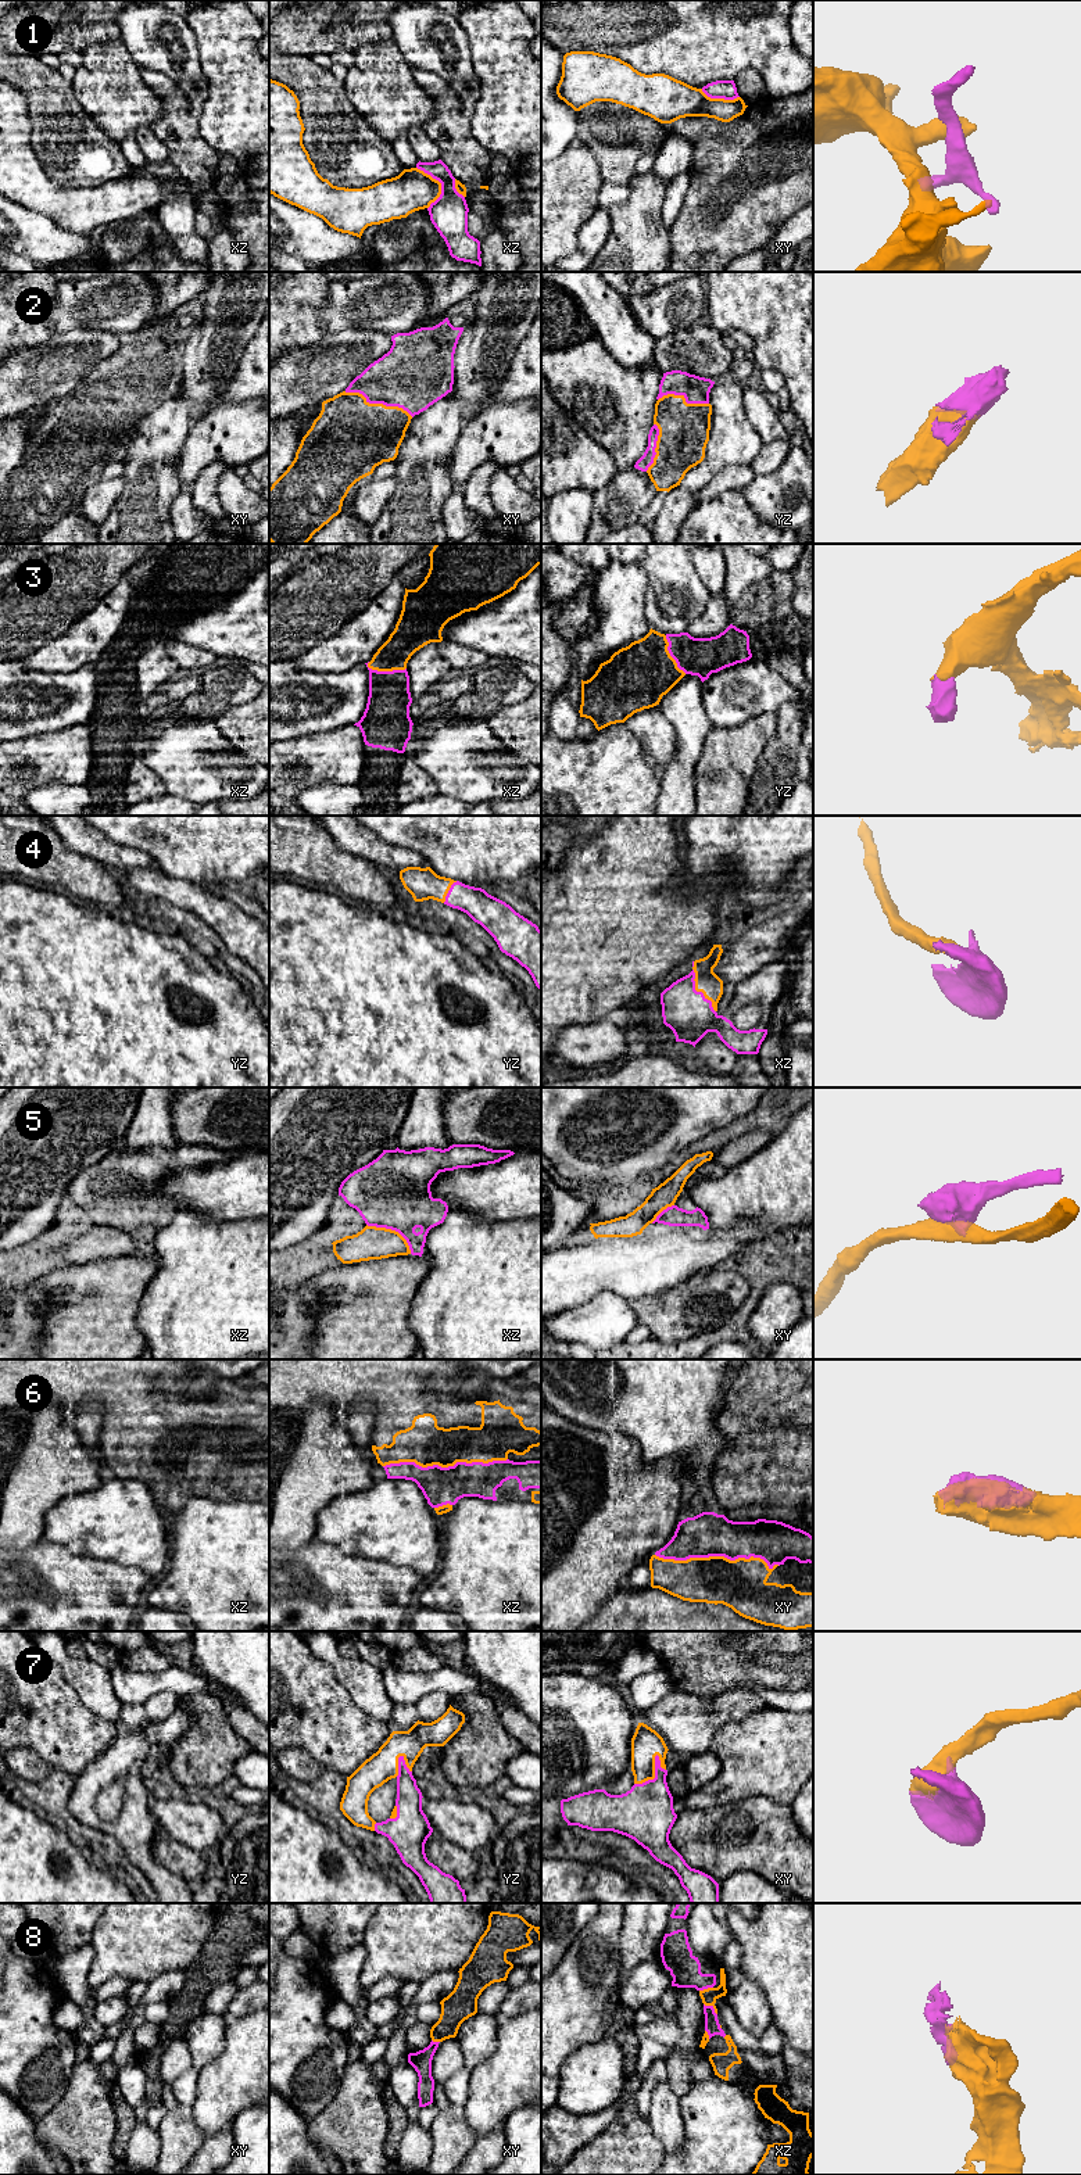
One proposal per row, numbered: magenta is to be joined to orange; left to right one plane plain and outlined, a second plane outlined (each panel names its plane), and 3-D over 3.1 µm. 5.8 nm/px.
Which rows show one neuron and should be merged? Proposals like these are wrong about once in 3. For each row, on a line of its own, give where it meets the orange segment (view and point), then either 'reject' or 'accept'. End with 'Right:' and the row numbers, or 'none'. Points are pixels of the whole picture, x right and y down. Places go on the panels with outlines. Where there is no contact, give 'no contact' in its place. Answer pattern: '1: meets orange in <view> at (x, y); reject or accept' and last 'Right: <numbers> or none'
1: meets orange in xz at (440, 185); reject
2: meets orange in xy at (379, 404); accept
3: meets orange in xz at (386, 670); accept
4: meets orange in xz at (695, 988); accept
5: meets orange in xz at (393, 1231); reject
6: meets orange in xy at (718, 1557); accept
7: meets orange in xy at (654, 1776); accept
8: meets orange in xz at (713, 2007); accept
Right: 2, 3, 4, 6, 7, 8

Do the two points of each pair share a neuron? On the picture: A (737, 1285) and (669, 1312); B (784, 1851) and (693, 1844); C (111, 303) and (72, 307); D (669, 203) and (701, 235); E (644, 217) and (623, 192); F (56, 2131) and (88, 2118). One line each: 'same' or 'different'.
A: same
B: same
C: same
D: different
E: different
F: same

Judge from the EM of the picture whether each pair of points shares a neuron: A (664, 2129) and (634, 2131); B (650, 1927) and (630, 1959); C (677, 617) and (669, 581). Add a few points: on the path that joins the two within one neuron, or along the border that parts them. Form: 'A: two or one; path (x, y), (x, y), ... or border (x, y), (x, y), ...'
A: two; border (645, 2117), (652, 2134), (666, 2152)
B: one; path (641, 1935), (634, 1950)
C: one; path (675, 609), (675, 590)

